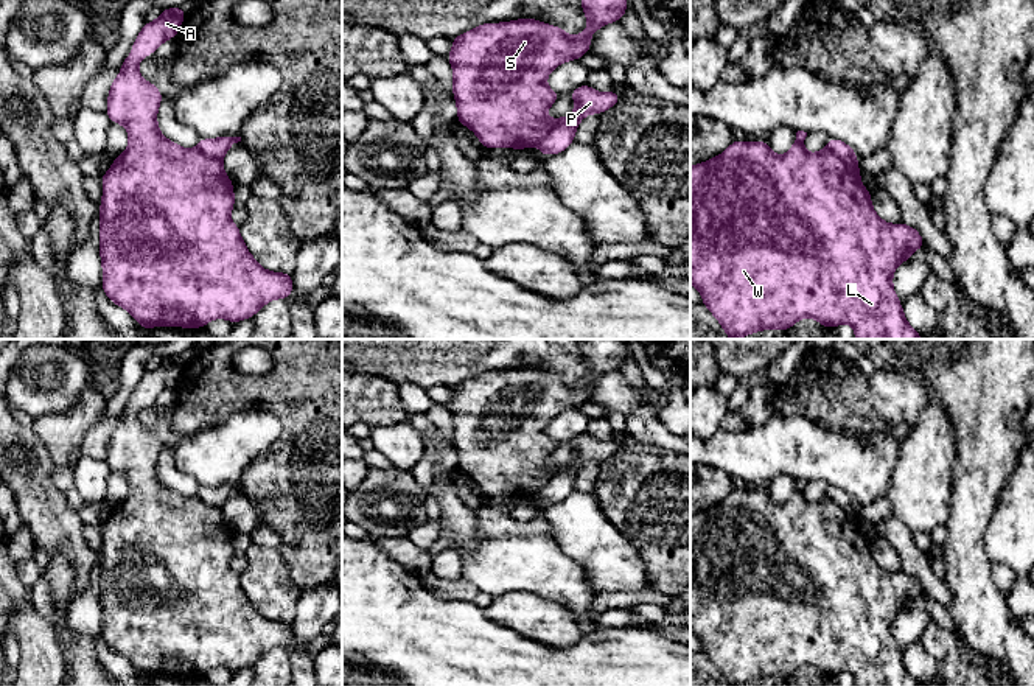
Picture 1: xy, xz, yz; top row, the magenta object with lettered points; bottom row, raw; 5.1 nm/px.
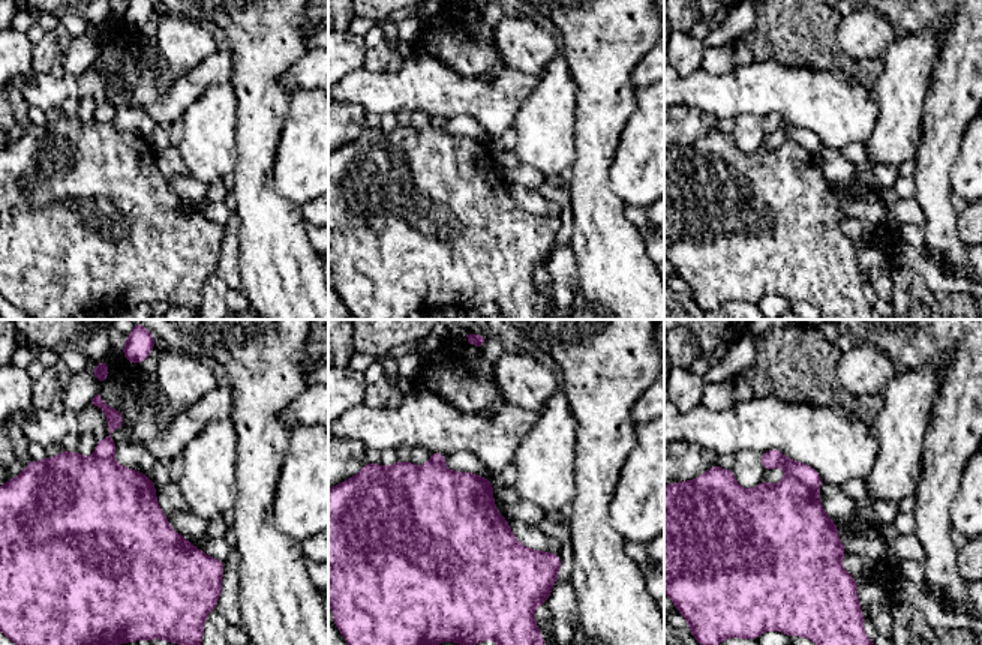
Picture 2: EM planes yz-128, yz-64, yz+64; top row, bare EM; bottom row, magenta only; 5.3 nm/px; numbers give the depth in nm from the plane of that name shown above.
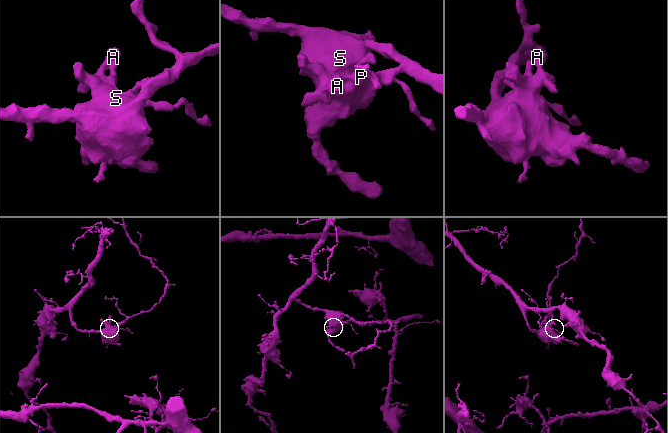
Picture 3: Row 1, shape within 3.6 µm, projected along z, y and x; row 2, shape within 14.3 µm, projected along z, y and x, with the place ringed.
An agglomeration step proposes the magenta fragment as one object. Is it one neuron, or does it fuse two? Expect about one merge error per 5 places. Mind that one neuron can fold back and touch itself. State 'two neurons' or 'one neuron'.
two neurons

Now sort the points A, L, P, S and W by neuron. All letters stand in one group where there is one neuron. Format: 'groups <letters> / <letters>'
groups A L S W / P

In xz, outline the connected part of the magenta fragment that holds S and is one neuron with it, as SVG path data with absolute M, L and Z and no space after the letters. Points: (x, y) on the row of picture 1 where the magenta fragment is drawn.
M582 0L583 14L589 28L572 39L564 30L543 23L536 19L518 19L502 23L484 23L451 39L452 50L446 56L452 65L452 95L457 104L457 121L470 128L480 140L484 149L507 146L526 149L540 142L564 118L546 118L546 110L560 98L560 93L546 86L546 78L560 64L589 53L592 33L606 23L620 20L627 12L627 0Z

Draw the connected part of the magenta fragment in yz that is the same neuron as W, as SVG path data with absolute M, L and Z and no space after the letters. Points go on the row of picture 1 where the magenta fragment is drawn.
M737 142L728 149L698 165L690 166L690 283L703 297L703 305L715 316L729 339L748 336L760 330L787 331L802 317L816 319L824 328L851 324L855 339L922 339L906 322L902 303L893 288L894 269L902 261L910 261L913 250L925 247L920 233L906 224L886 224L874 210L869 190L860 182L861 173L857 165L844 163L829 149L810 154L802 143L795 142L784 157L773 152L768 142Z

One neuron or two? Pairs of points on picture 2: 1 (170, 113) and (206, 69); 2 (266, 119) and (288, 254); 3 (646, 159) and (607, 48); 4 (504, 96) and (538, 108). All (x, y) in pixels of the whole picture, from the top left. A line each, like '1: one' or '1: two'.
1: one
2: one
3: two
4: two

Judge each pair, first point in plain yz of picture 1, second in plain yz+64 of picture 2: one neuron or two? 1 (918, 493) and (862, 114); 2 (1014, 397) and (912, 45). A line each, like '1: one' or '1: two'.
1: two
2: two

